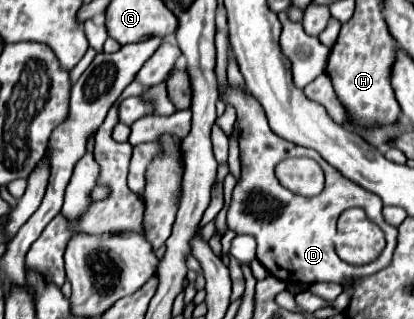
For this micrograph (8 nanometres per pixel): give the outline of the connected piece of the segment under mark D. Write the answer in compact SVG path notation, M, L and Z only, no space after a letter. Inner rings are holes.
M217 83L217 93L219 93L219 101L235 107L237 125L239 125L241 177L231 193L231 203L227 209L227 225L237 235L253 235L257 239L257 259L261 261L261 265L277 279L283 279L289 283L309 283L309 285L319 283L319 281L343 283L355 277L373 275L381 271L383 267L387 267L391 263L393 249L397 243L397 227L391 227L389 223L383 221L381 199L377 199L377 195L365 191L363 187L357 187L357 183L345 179L339 171L333 171L333 167L329 167L329 163L325 163L325 159L321 159L317 151L307 149L307 147L297 147L295 143L281 139L277 133L273 133L267 123L267 115L261 103L247 89L233 87L229 83L225 85ZM287 157L311 157L321 165L321 169L325 171L325 189L321 195L301 197L281 187L281 183L275 177L275 167L279 161ZM349 207L365 209L365 213L373 217L371 221L377 223L387 237L387 245L383 253L373 263L367 263L361 267L353 267L341 261L339 255L335 253L333 235L335 235L337 217L341 215L341 211Z

